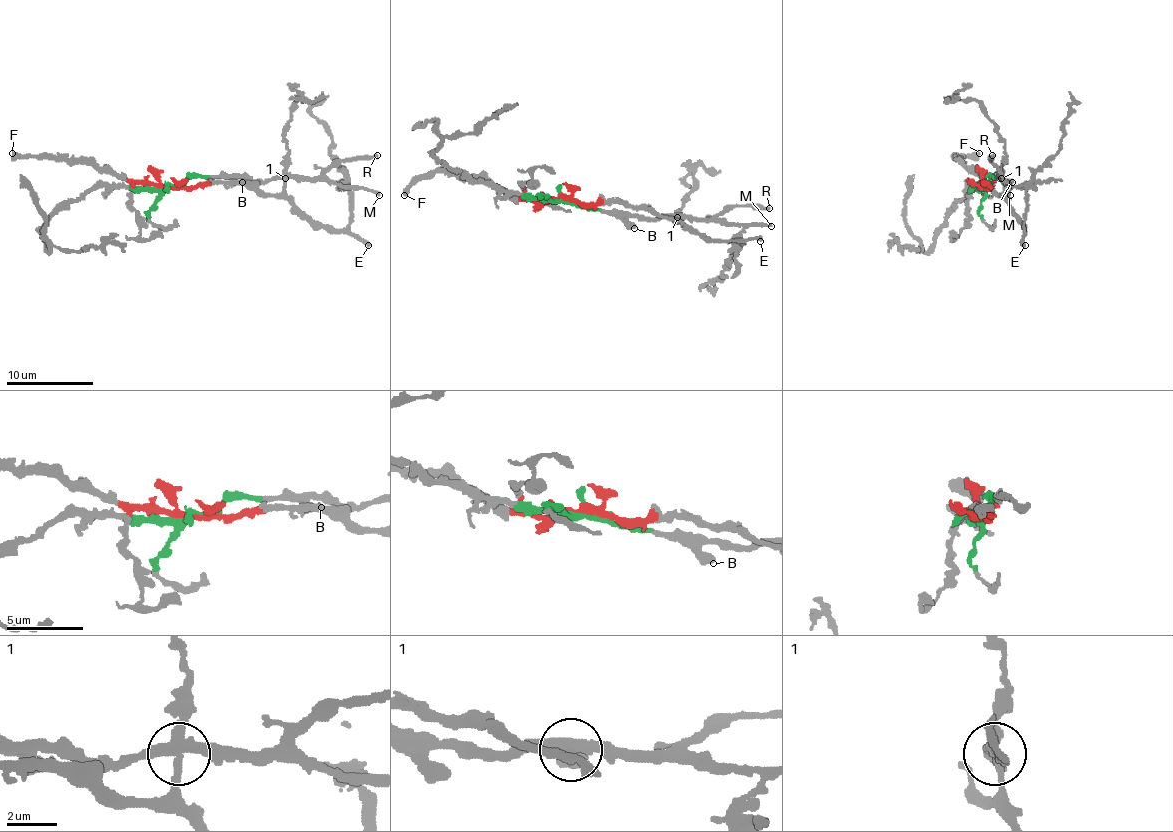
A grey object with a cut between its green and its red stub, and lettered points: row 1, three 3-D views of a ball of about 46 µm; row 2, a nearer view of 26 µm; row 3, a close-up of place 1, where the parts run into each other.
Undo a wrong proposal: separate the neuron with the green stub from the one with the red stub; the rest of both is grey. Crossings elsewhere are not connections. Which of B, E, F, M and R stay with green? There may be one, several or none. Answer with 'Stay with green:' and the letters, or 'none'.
Stay with green: B, M, R

